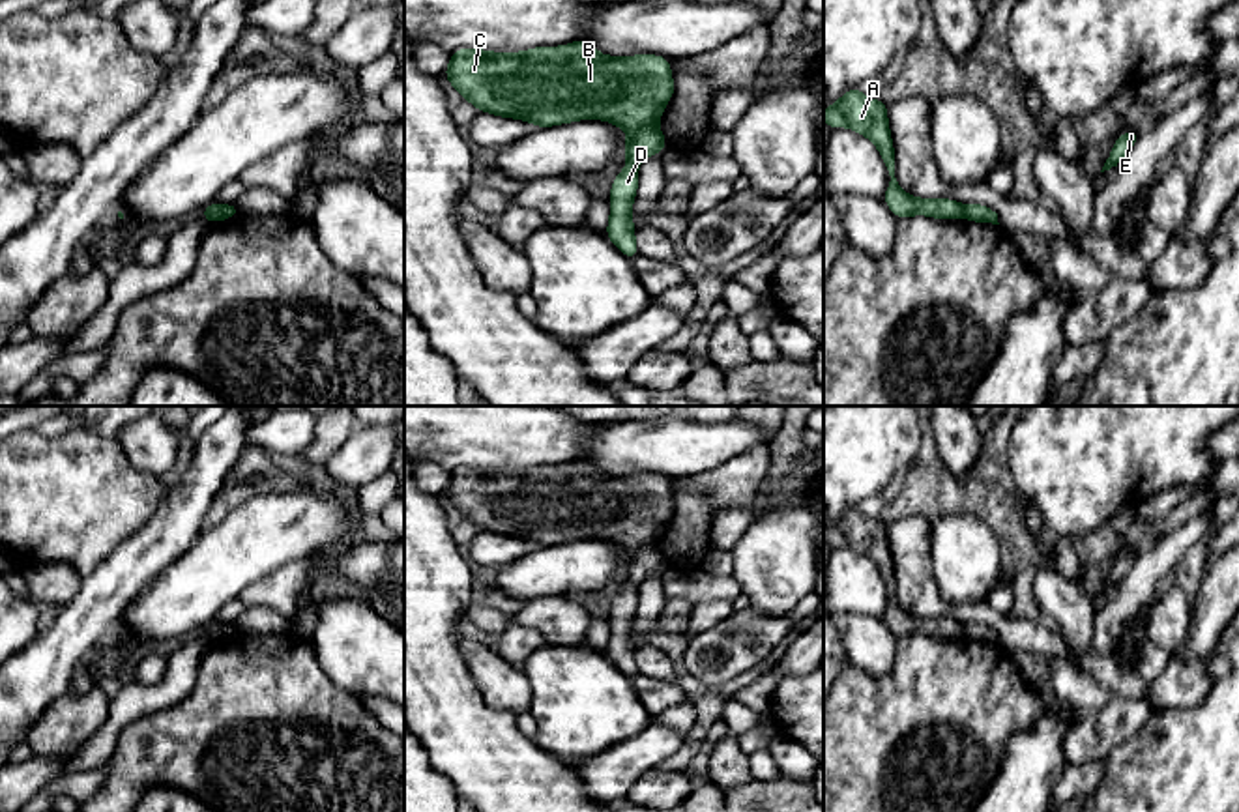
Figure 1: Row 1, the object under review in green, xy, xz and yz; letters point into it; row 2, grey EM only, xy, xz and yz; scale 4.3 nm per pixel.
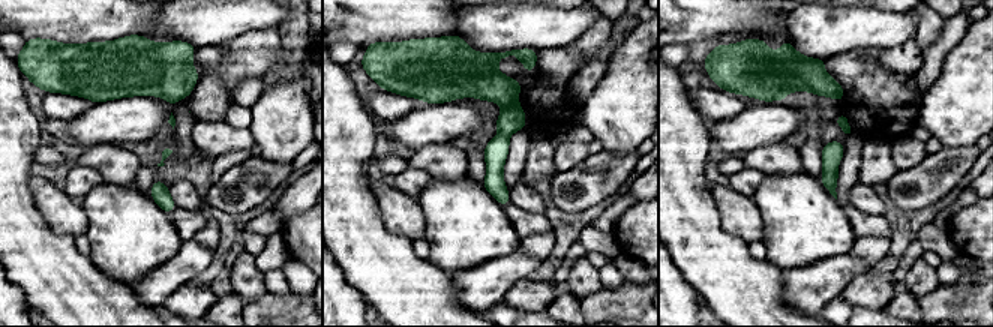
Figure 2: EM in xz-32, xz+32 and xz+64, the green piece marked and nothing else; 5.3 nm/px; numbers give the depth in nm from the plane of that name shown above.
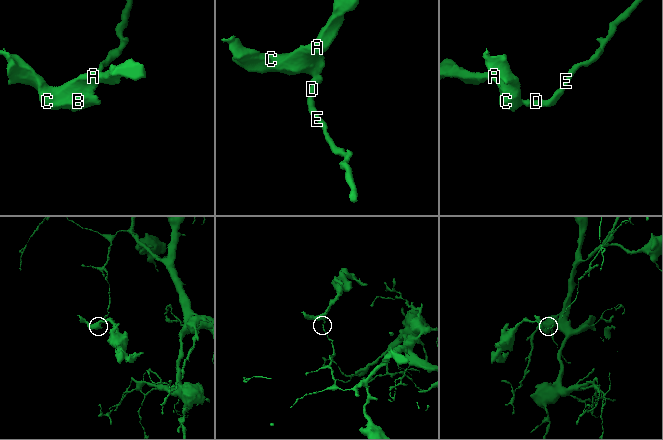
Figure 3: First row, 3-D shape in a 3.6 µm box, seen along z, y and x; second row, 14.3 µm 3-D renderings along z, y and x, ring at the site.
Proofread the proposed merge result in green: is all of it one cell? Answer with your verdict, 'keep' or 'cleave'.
cleave

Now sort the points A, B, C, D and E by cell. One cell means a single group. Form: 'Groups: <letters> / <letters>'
Groups: A B C / D E

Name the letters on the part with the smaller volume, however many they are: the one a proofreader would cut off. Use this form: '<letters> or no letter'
A, B, C

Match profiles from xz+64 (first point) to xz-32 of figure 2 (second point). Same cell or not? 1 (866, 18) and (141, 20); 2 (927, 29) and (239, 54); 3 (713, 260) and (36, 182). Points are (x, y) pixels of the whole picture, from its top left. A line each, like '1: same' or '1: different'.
1: different
2: same
3: different

